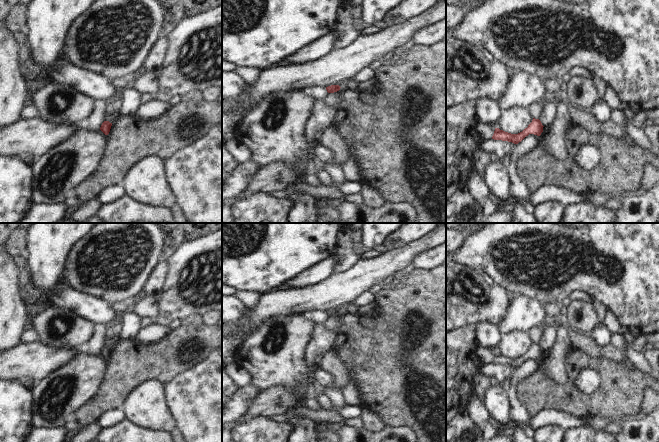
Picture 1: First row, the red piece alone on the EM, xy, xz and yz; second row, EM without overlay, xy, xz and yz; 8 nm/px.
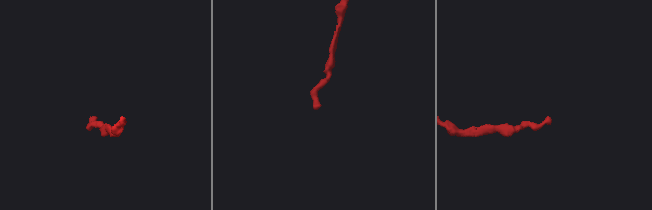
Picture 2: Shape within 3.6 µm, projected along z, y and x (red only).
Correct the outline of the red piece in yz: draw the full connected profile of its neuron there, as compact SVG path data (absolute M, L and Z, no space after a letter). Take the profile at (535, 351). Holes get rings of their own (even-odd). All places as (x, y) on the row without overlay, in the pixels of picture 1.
M533 342L532 346L528 349L528 351L518 358L511 358L503 354L500 354L499 352L495 352L492 363L508 365L514 368L518 368L529 358L540 360L543 356L543 351L544 350L542 349L539 343Z

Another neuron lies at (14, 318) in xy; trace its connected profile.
M0 223L0 353L13 349L22 342L21 337L28 325L28 311L20 295L19 266L12 260L12 255L7 250L12 229L8 223Z

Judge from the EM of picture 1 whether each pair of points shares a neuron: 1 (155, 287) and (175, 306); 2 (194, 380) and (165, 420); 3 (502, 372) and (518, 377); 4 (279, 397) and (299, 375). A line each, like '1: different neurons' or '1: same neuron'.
1: different neurons
2: different neurons
3: different neurons
4: different neurons

